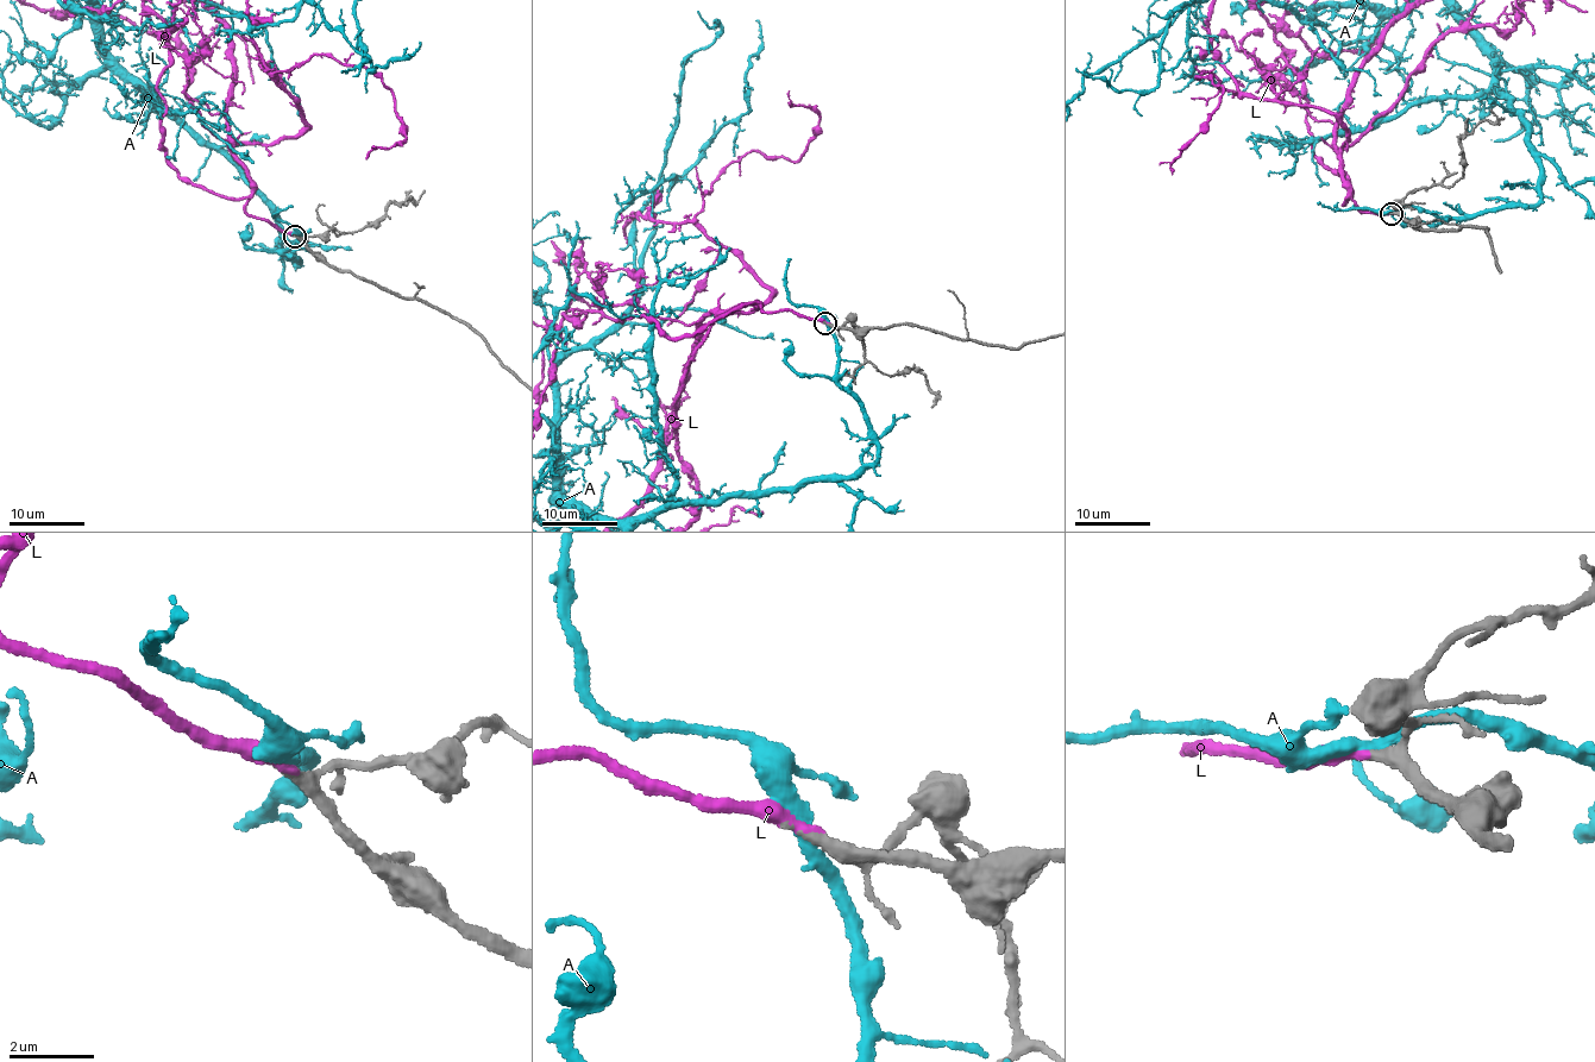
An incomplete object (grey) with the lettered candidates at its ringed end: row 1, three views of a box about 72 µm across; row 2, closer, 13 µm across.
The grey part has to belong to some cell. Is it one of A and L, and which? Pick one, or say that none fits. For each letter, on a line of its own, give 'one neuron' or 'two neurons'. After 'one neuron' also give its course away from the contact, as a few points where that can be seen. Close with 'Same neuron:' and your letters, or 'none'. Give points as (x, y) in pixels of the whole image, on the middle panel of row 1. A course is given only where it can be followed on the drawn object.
A: two neurons
L: one neuron
Same neuron: L

